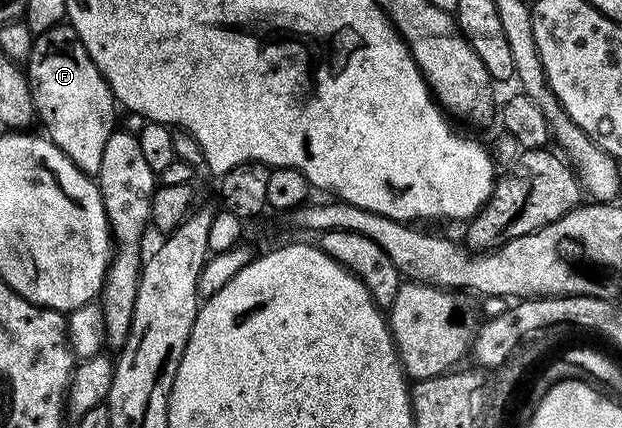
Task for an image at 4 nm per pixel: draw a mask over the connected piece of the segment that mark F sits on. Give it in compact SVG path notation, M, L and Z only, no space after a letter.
M61 25L35 36L26 60L26 74L36 113L39 122L44 122L47 138L62 149L78 169L93 177L99 176L106 141L110 141L112 132L118 127L118 104L110 85L104 80L98 65L94 65L90 53L86 53L75 29Z

